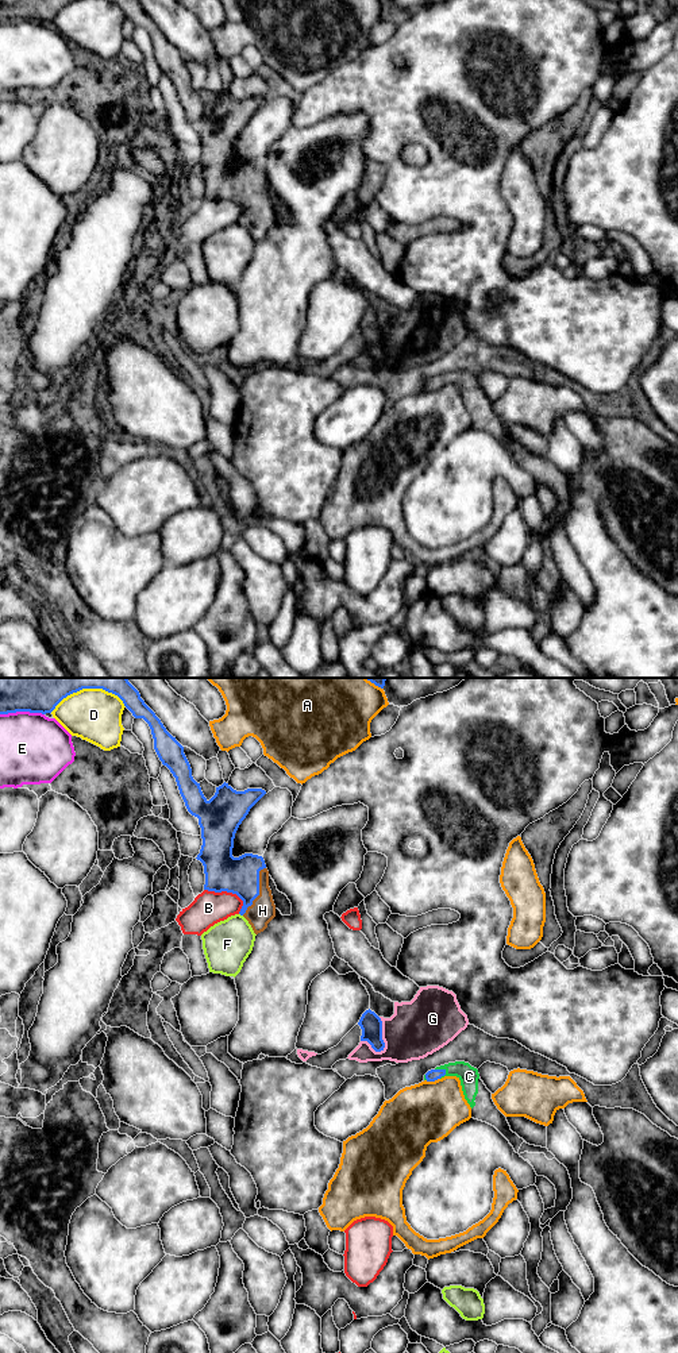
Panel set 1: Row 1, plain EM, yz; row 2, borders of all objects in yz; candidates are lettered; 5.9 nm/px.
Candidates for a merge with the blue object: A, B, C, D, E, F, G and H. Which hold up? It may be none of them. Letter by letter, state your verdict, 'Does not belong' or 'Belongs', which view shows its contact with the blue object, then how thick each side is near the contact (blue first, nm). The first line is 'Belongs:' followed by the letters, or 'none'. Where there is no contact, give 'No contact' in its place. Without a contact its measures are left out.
Belongs: C, H
A: Does not belong. Touches blue in yz. Thickness 70 nm (blue) against 360 nm
B: Does not belong. Touches blue in yz. Thickness 220 nm (blue) against 200 nm
C: Belongs. Touches blue in yz. Thickness 70 nm (blue) against 120 nm
D: Does not belong. Touches blue in yz. Thickness 300 nm (blue) against 320 nm
E: Does not belong. Touches blue in yz. Thickness 400 nm (blue) against 400 nm
F: Does not belong. Touches blue in yz. Thickness 220 nm (blue) against 280 nm
G: Does not belong. Touches blue in yz. Thickness 130 nm (blue) against 340 nm
H: Belongs. Touches blue in yz. Thickness 220 nm (blue) against 150 nm

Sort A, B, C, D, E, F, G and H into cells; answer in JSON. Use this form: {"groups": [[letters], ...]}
{"groups": [["A"], ["B"], ["C", "H"], ["D"], ["E"], ["F"], ["G"]]}

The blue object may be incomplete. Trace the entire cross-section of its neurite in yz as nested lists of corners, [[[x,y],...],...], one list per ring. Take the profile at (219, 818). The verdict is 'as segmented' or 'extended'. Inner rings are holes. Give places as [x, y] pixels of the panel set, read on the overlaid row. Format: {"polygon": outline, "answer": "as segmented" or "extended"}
{"polygon": [[[0,678],[0,714],[16,712],[51,713],[63,698],[82,689],[103,689],[118,695],[135,718],[143,718],[149,724],[154,739],[154,749],[159,760],[176,778],[188,812],[199,818],[203,845],[196,859],[204,866],[204,890],[236,894],[243,901],[239,914],[249,921],[255,934],[263,932],[276,917],[276,905],[269,887],[269,871],[262,856],[244,853],[234,857],[232,848],[239,825],[250,809],[266,794],[265,790],[247,789],[236,791],[224,782],[216,787],[215,795],[208,801],[201,791],[200,783],[192,776],[192,768],[184,753],[184,747],[166,731],[161,720],[145,704],[139,691],[127,678]]], "answer": "extended"}

